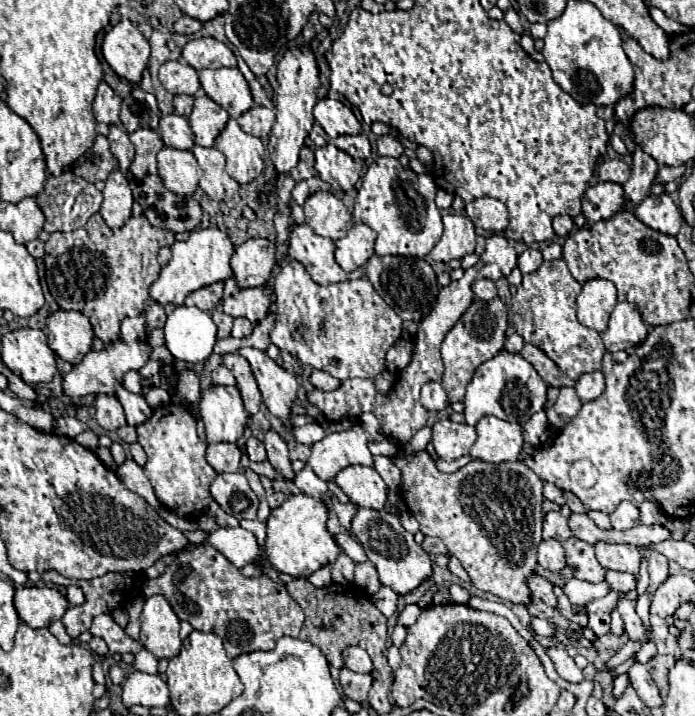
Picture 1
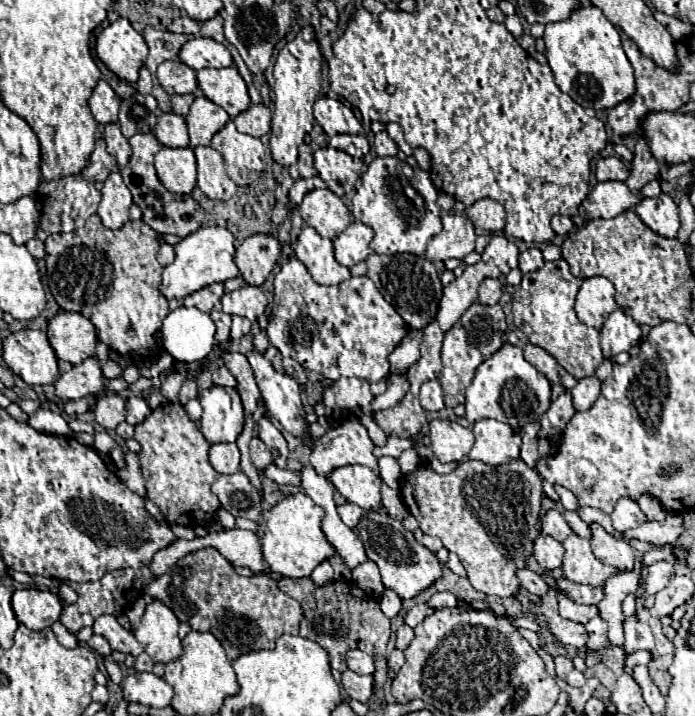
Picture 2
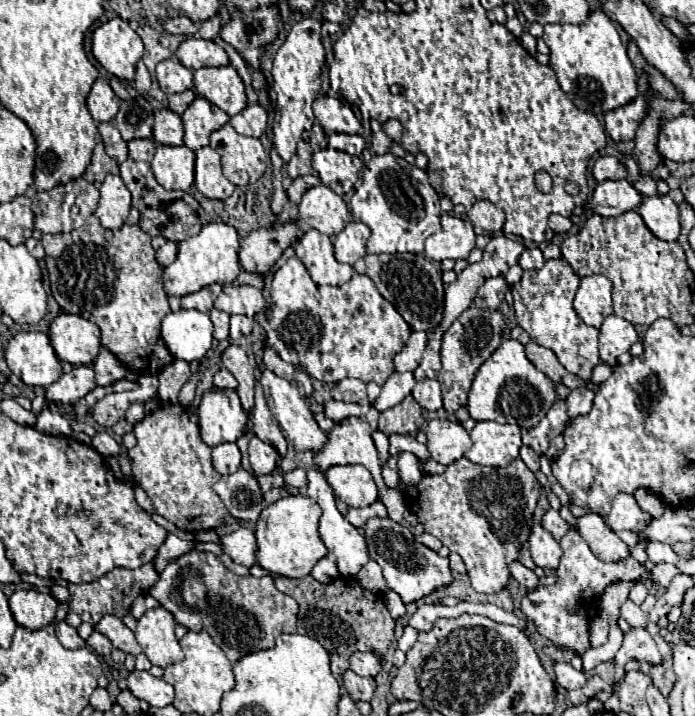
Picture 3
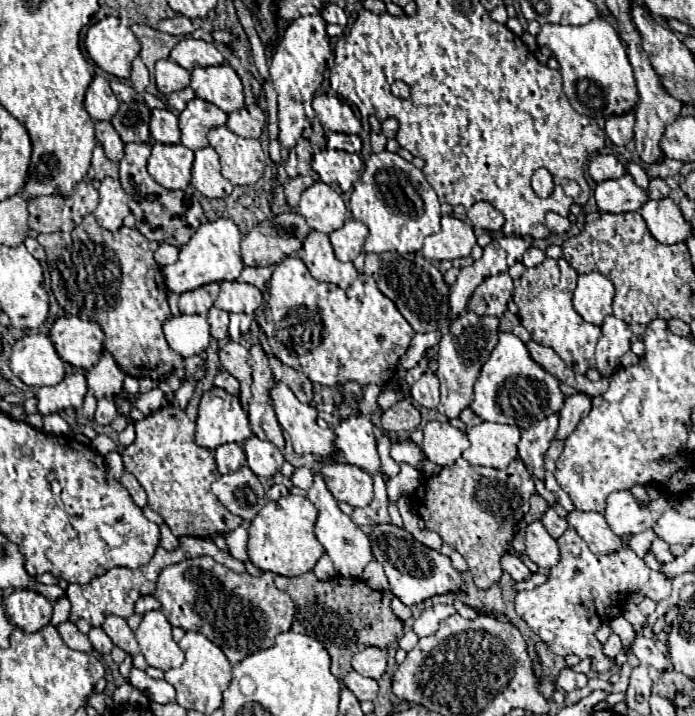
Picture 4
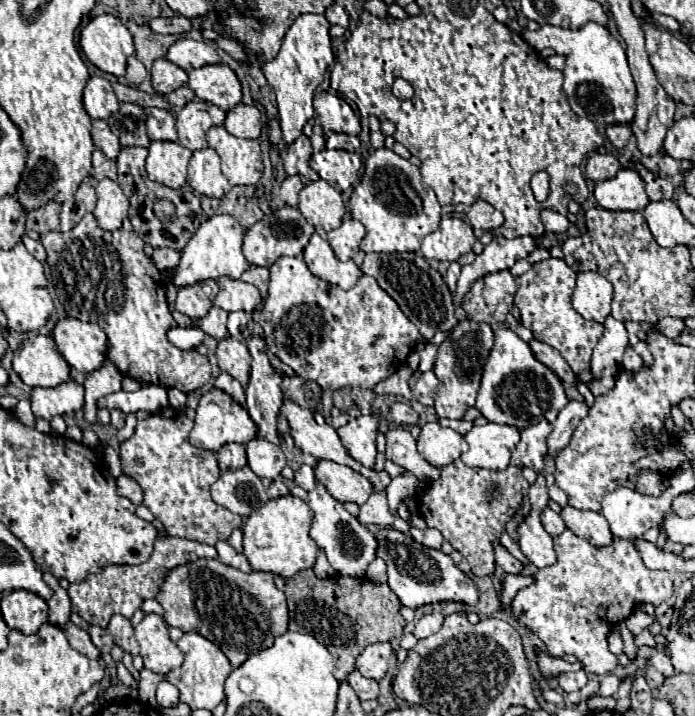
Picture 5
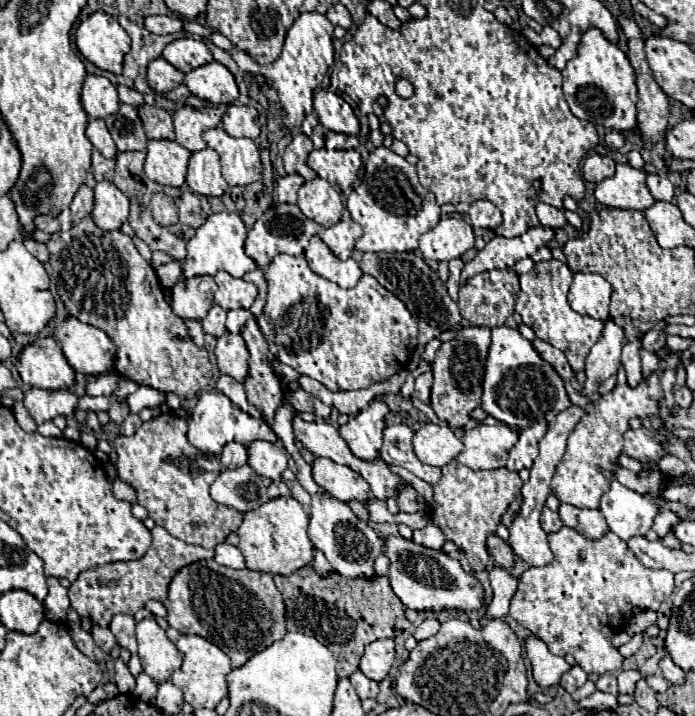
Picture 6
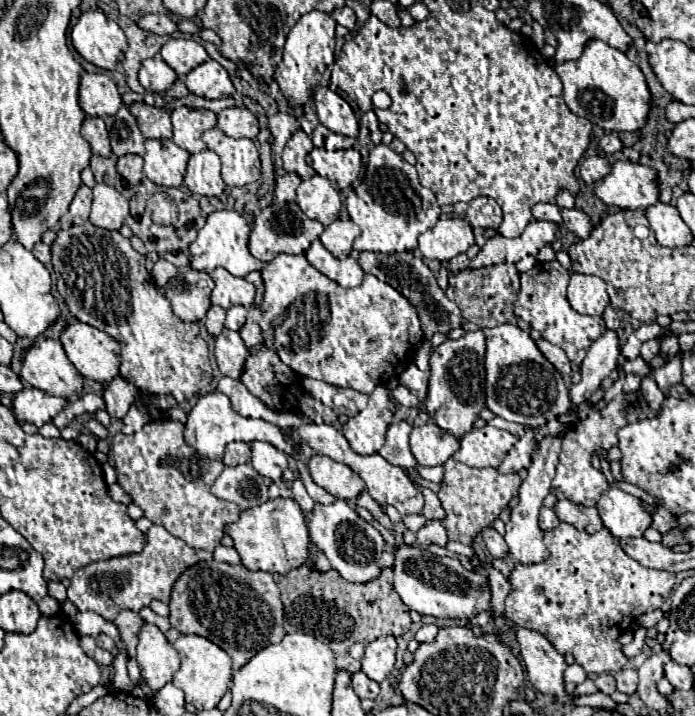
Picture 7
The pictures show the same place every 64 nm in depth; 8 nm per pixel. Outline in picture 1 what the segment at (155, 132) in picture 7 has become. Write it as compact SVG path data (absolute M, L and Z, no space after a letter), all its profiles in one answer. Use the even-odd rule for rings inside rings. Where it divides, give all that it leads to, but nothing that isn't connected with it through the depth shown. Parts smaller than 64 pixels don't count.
M180 114L162 116L160 124L158 124L158 134L160 134L162 142L170 148L190 150L194 146L192 130L190 130L186 116L180 116Z

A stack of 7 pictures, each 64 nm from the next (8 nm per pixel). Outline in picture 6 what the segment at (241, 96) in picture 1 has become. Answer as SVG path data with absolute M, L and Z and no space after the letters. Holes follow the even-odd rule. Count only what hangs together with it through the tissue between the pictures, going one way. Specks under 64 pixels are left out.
M210 62L200 68L194 68L184 76L188 90L212 104L230 104L238 98L238 86L232 72L220 62Z

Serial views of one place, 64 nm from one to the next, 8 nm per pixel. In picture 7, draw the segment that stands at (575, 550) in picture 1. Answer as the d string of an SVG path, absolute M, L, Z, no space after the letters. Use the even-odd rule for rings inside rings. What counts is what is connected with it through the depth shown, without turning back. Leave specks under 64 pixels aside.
M560 522L554 530L544 532L544 544L550 550L548 560L540 564L514 566L510 572L510 594L506 596L506 616L522 628L530 628L536 632L544 632L544 636L556 646L560 654L570 652L576 662L588 674L604 674L618 672L626 666L628 658L622 652L622 644L618 642L620 634L630 628L630 624L664 604L668 594L672 592L676 578L666 570L644 568L636 560L632 560L614 540L614 536L602 528L596 534L588 534L584 530L576 530L574 526Z

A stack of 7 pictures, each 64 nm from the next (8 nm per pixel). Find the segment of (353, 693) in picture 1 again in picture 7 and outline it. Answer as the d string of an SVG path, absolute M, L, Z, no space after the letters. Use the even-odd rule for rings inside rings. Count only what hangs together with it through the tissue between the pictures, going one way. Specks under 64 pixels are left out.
M356 672L352 674L352 686L354 686L354 692L364 700L364 698L370 698L370 700L376 700L378 692L380 692L380 686L370 680L364 672Z

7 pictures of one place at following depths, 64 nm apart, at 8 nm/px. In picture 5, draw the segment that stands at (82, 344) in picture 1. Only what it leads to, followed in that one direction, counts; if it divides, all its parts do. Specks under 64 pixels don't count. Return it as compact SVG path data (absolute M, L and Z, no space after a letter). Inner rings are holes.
M66 316L52 332L60 354L78 372L98 370L108 356L108 338L98 324Z

